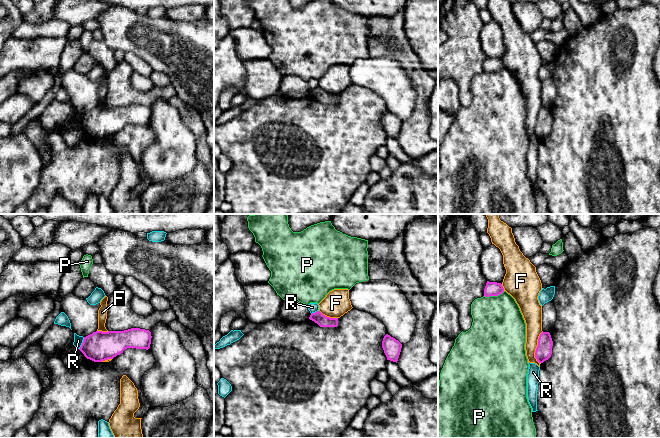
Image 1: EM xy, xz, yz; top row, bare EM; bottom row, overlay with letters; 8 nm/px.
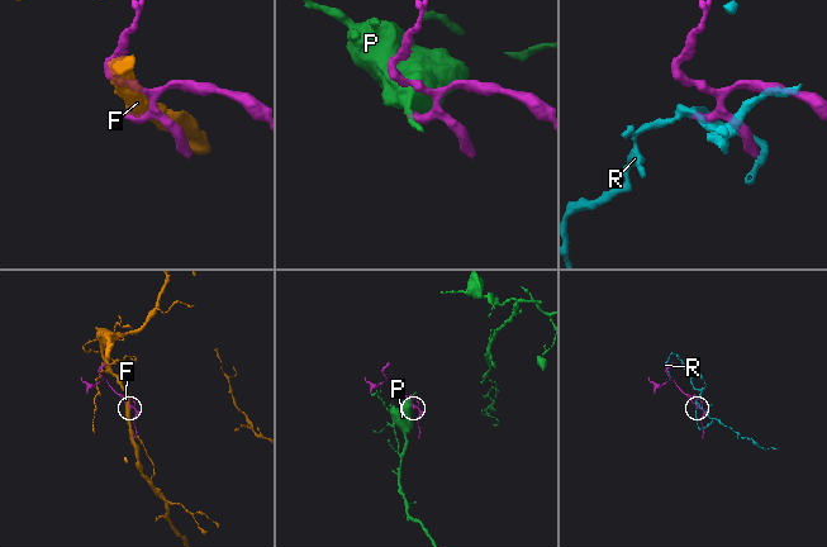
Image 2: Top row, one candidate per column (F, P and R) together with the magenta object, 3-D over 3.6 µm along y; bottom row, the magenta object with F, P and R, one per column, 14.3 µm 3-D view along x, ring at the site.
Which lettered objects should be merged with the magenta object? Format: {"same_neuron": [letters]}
{"same_neuron": []}

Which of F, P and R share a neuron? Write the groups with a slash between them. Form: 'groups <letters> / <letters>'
groups F / P / R

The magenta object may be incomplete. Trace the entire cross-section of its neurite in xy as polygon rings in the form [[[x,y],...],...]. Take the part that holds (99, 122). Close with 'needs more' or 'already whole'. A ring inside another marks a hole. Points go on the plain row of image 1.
[[[140,104],[124,107],[96,107],[84,113],[80,127],[87,135],[102,138],[113,135],[127,124],[150,124],[151,108]]]; already whole

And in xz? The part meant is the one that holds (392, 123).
[[[386,110],[382,117],[382,124],[387,133],[387,136],[397,139],[401,128],[402,120],[395,114]]]; already whole

